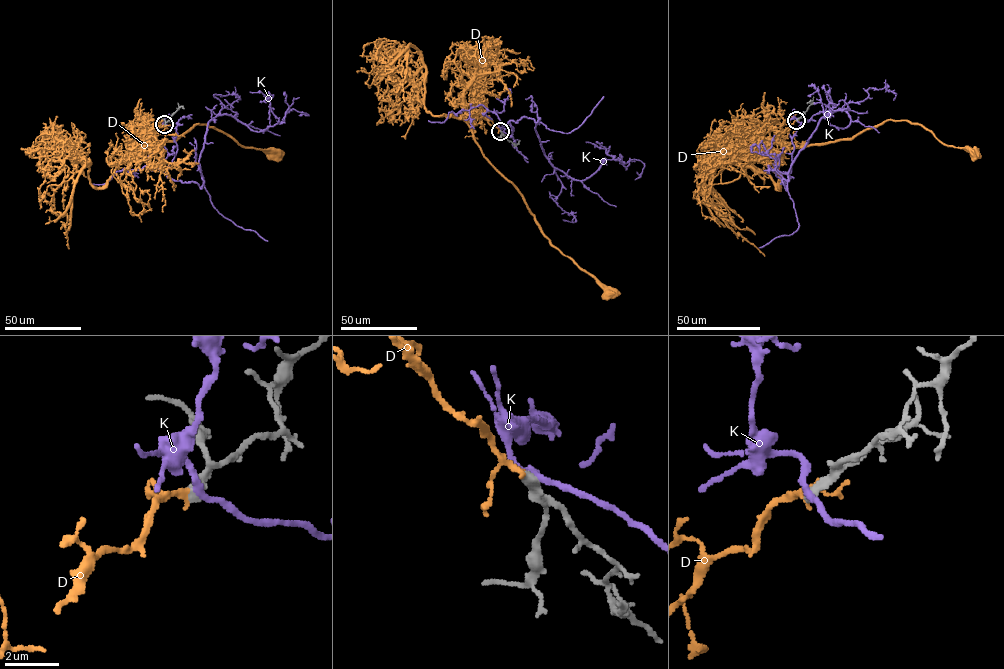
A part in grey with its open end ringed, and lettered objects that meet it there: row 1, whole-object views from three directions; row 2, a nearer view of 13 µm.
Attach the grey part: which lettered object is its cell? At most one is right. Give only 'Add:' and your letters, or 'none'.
Add: D

